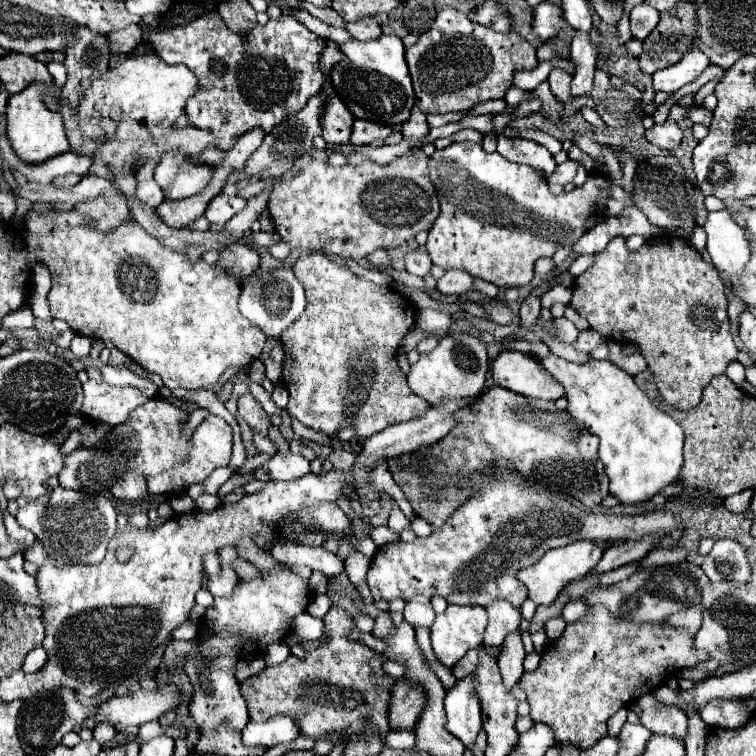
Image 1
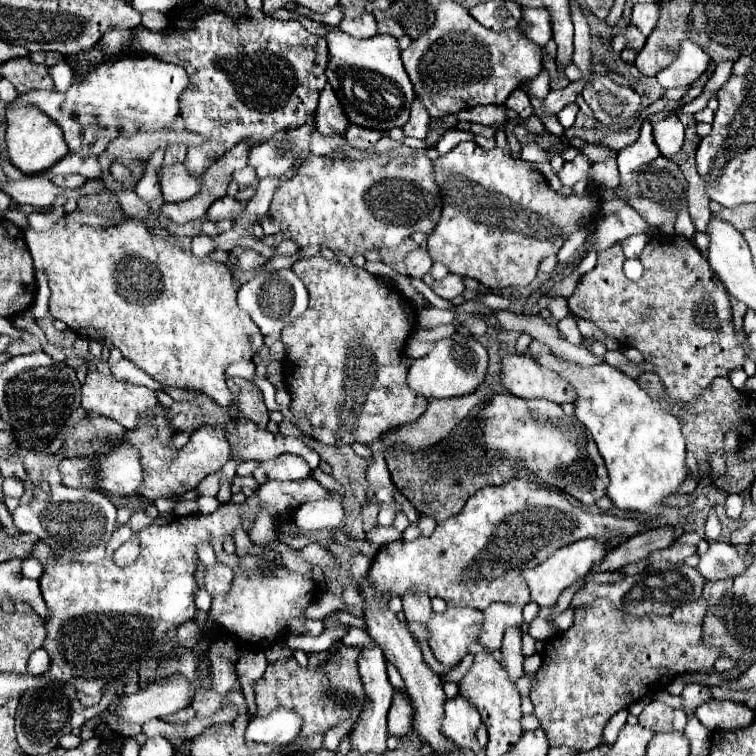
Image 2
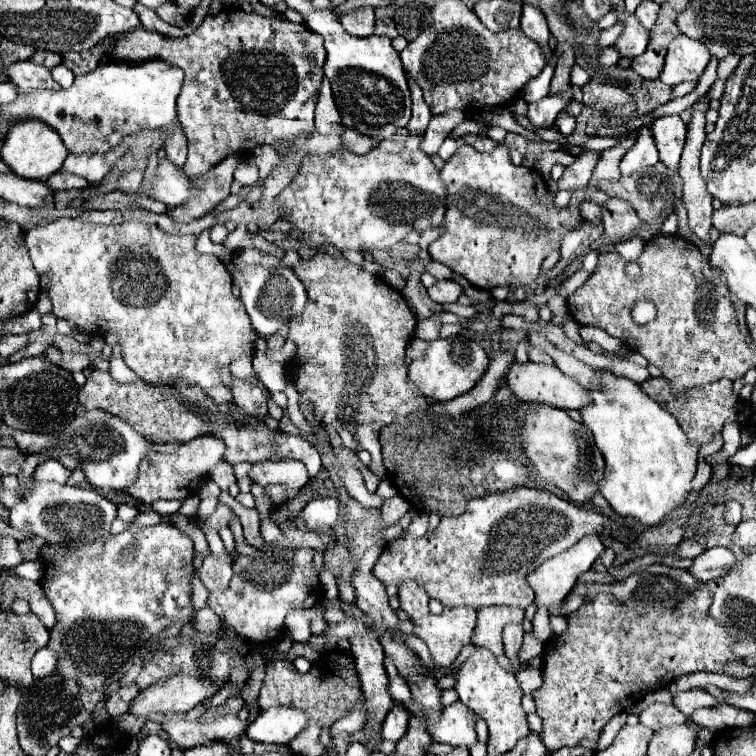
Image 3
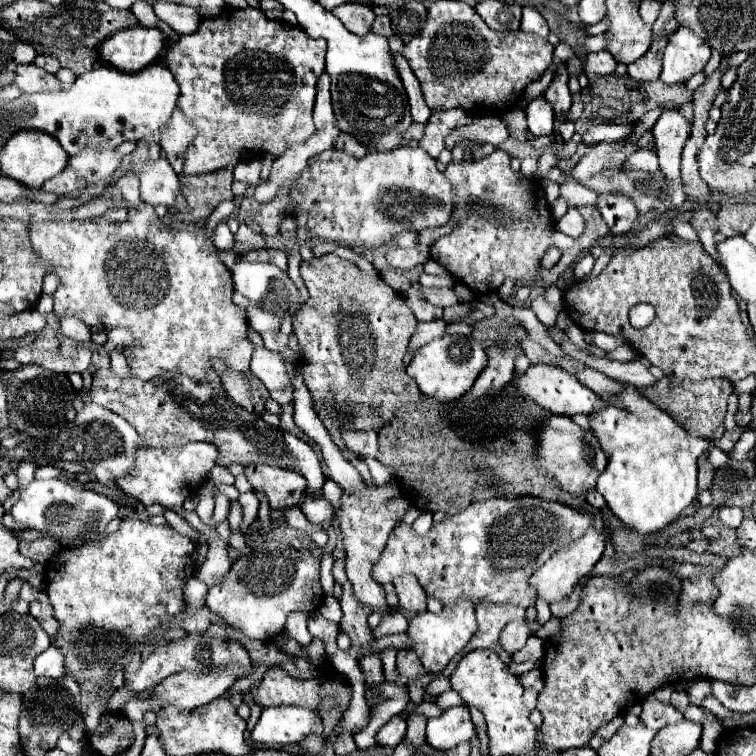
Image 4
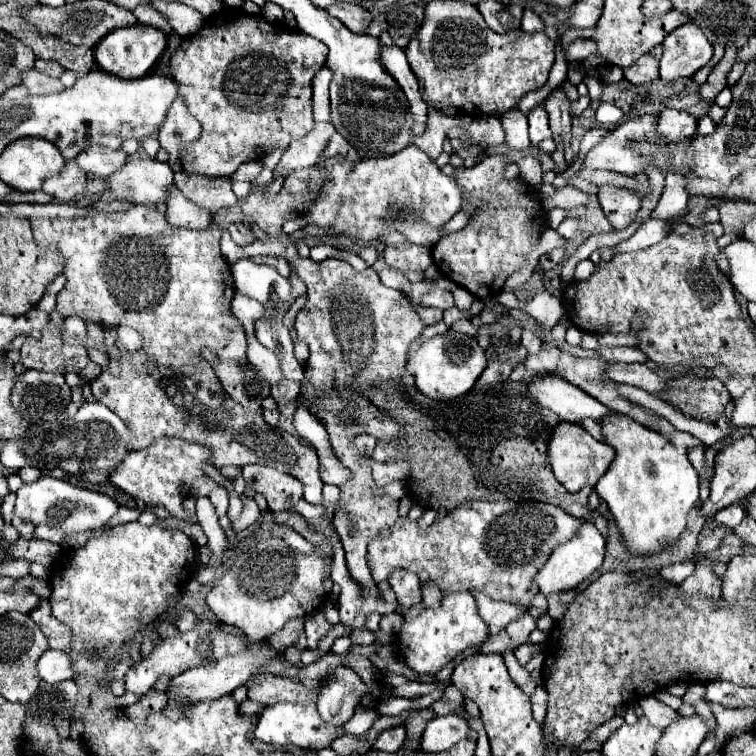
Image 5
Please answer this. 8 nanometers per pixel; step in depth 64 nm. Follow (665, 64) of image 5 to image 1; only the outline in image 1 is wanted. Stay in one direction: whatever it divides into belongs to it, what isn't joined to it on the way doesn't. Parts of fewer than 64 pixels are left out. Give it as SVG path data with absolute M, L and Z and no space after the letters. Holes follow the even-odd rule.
M692 48L678 64L668 66L666 70L654 72L652 86L656 92L674 94L682 86L694 82L708 68L708 64L710 64L708 56L704 52L700 52L698 48Z

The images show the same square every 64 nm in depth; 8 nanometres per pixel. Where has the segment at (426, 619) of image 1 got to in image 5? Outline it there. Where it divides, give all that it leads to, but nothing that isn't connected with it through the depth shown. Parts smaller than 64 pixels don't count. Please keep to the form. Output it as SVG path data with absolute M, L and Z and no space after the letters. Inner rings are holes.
M392 572L390 576L390 586L392 590L396 592L396 598L398 598L398 604L410 608L410 606L416 606L422 602L422 586L420 586L420 580L418 576L414 576L412 572Z

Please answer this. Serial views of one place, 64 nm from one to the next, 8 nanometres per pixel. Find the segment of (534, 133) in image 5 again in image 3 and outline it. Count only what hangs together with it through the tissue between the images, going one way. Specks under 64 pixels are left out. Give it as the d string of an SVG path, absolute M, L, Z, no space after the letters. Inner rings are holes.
M568 86L566 92L554 94L554 96L546 96L534 104L528 106L528 118L534 126L544 126L550 128L556 120L556 116L572 102L572 86Z

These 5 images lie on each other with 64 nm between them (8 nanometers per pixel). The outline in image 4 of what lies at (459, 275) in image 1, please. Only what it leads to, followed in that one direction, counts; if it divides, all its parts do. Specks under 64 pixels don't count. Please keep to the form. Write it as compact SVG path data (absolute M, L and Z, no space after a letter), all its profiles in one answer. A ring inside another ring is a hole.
M422 288L422 294L430 304L436 304L442 308L458 304L458 294L454 292L454 288Z

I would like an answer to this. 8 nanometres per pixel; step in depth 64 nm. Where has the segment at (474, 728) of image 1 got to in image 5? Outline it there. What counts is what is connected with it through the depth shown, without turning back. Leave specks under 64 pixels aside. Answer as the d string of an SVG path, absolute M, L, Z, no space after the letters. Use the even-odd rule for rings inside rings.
M446 714L432 718L422 736L424 752L444 752L456 742L464 740L470 732L470 724L462 714Z

